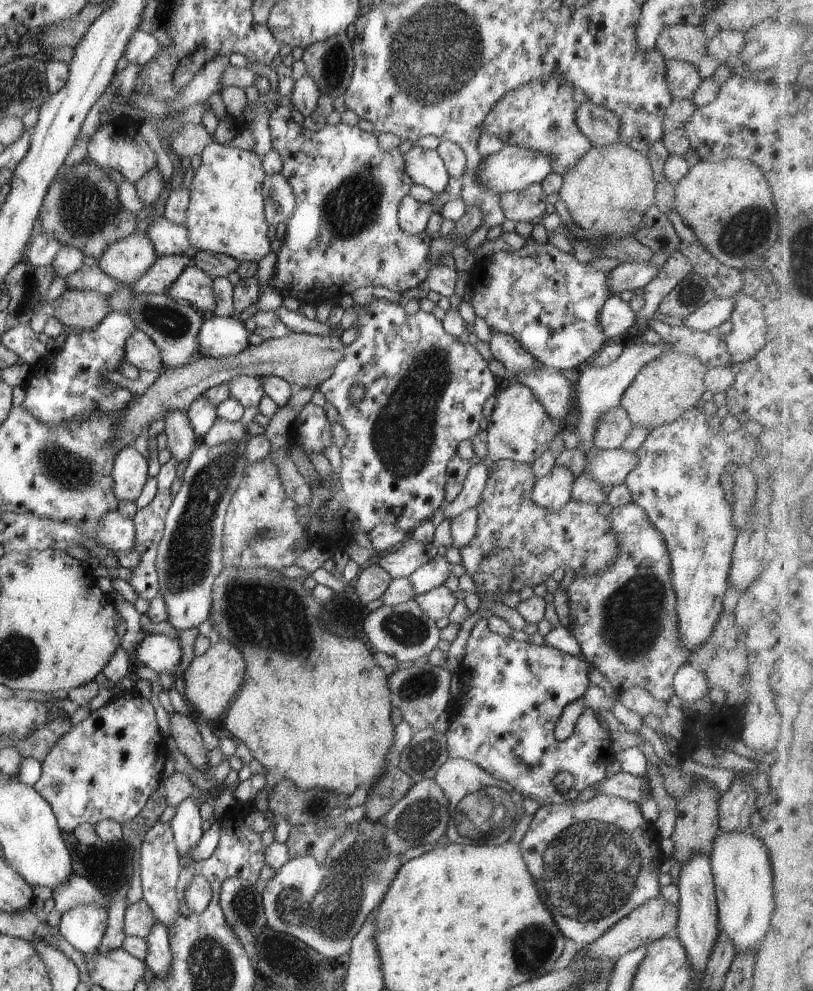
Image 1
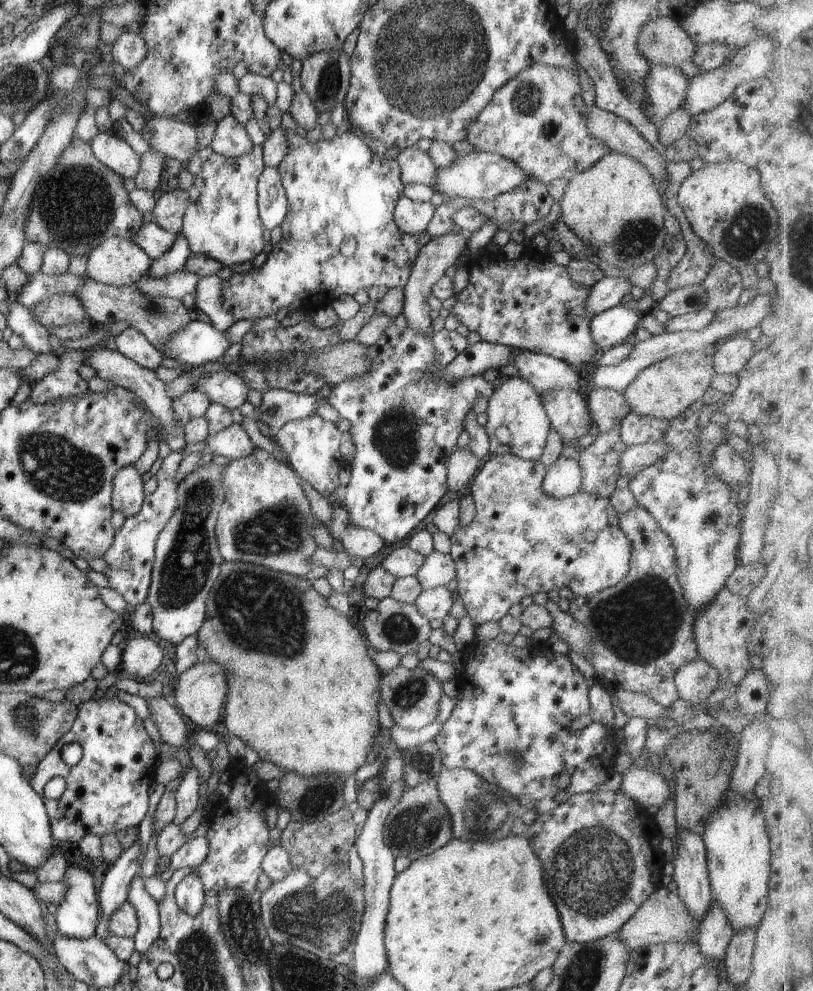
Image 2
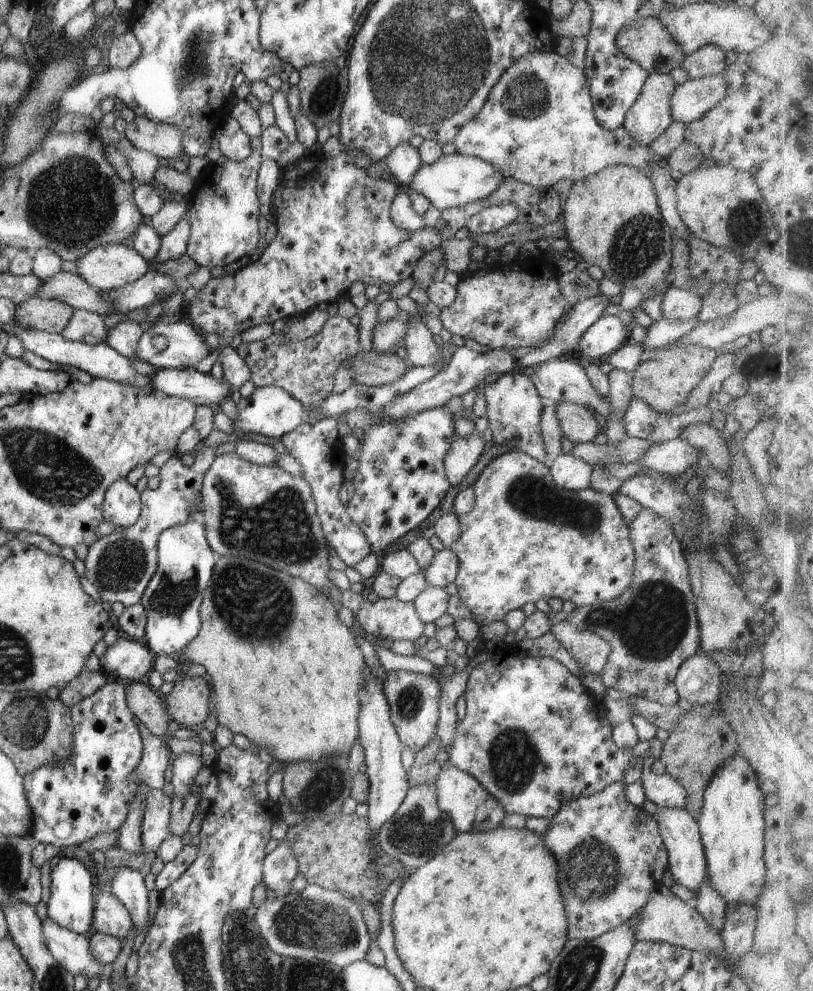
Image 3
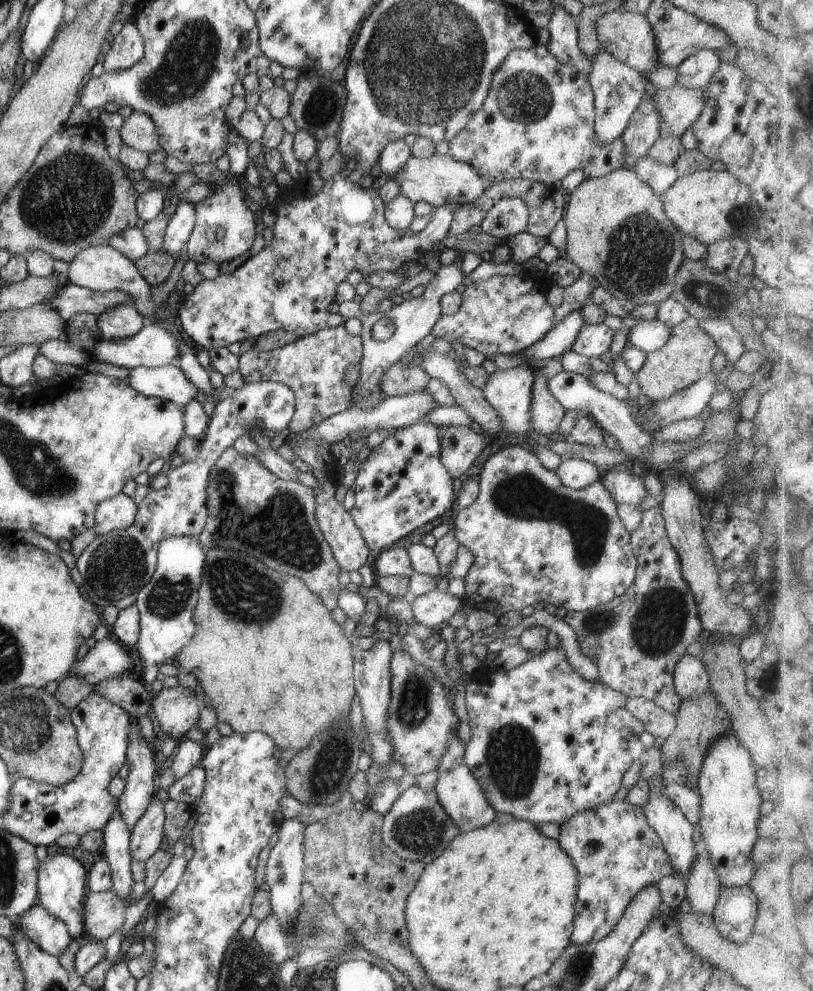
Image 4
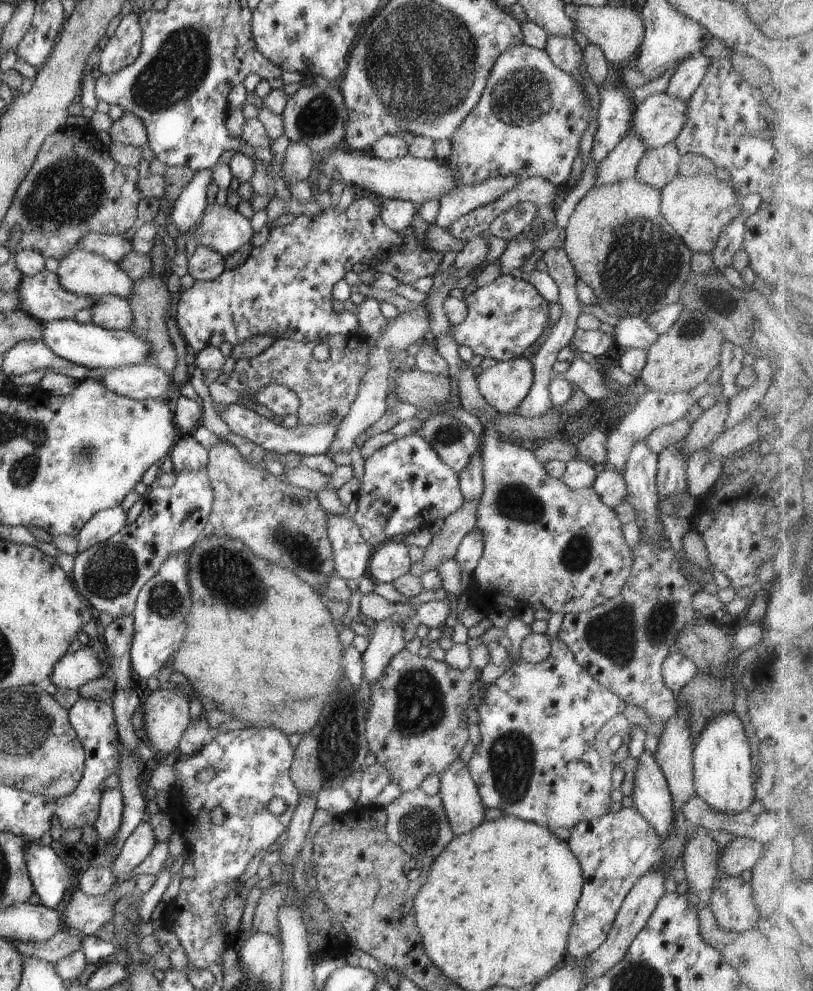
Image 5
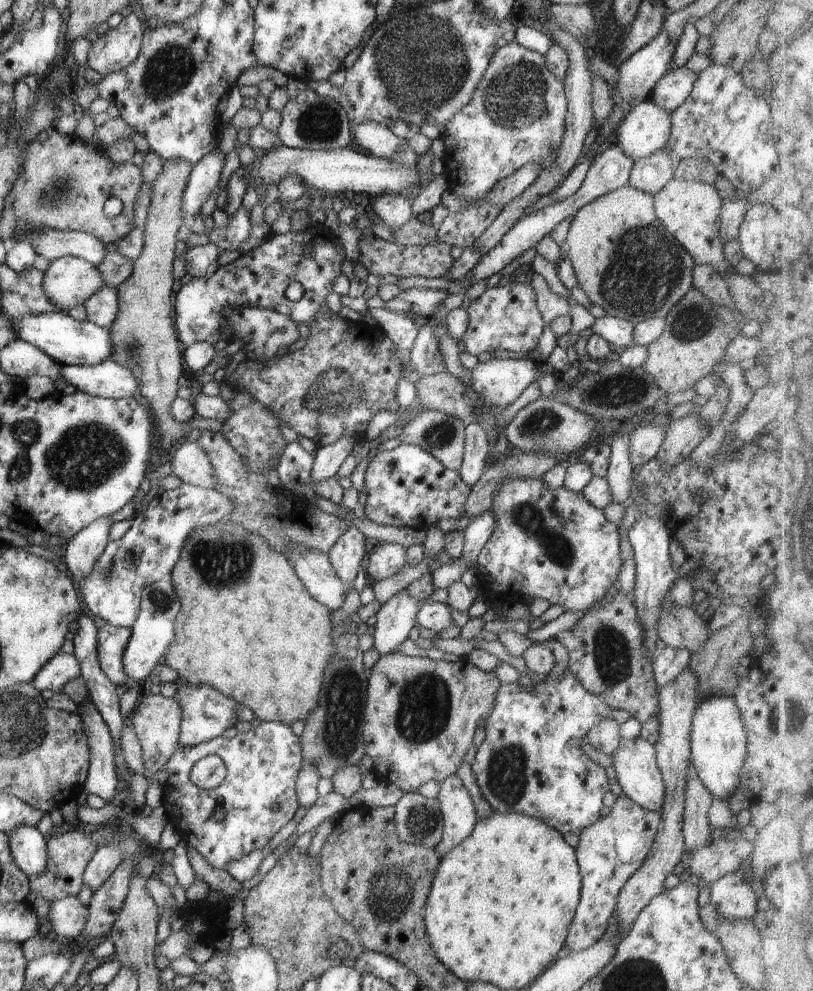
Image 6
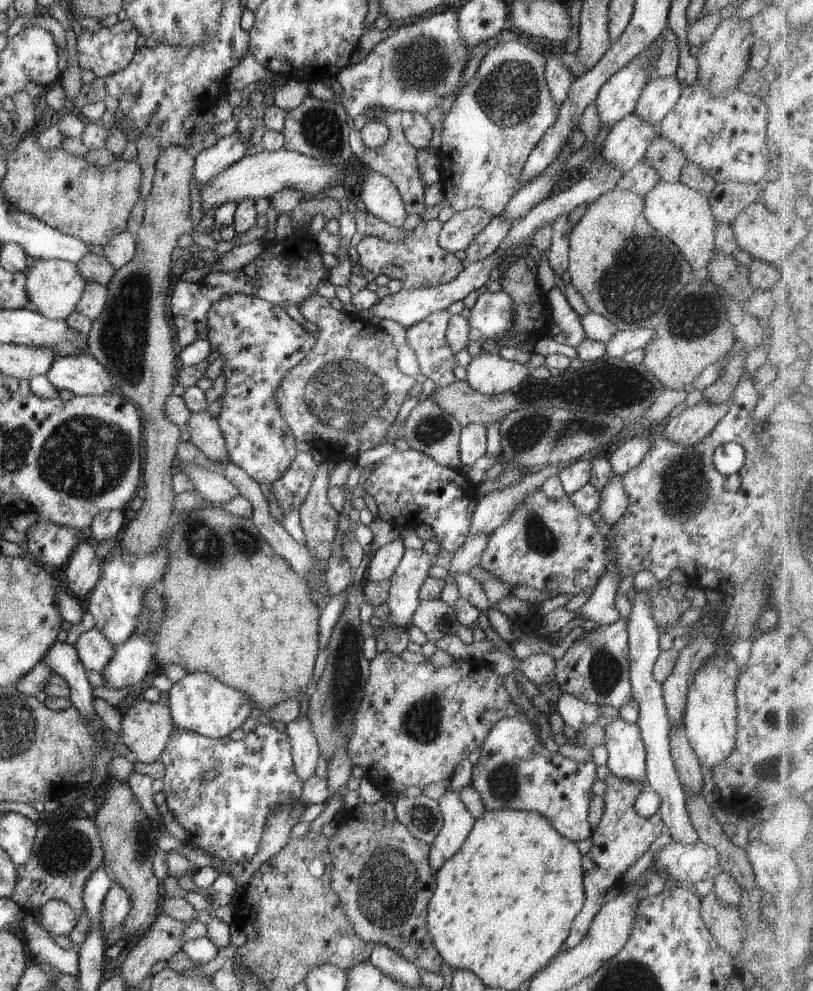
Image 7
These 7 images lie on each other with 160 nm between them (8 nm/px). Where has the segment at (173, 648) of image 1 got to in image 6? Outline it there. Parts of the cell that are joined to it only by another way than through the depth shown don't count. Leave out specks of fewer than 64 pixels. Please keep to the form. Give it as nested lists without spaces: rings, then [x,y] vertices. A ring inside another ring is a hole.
[[[56,653],[29,682],[38,692],[53,690],[58,692],[72,679],[80,676],[78,659],[72,654]]]

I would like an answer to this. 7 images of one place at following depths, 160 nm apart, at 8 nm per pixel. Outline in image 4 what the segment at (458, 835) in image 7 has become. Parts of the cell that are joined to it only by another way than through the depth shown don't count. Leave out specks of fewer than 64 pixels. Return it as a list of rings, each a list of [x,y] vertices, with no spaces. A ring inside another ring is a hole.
[[[457,735],[448,744],[448,748],[446,748],[442,760],[440,760],[440,765],[437,769],[439,776],[434,786],[434,792],[440,806],[442,806],[451,821],[456,824],[459,833],[476,830],[496,820],[496,810],[486,801],[486,796],[482,788],[480,788],[480,784],[478,784],[468,766],[464,764],[465,752],[466,743]]]

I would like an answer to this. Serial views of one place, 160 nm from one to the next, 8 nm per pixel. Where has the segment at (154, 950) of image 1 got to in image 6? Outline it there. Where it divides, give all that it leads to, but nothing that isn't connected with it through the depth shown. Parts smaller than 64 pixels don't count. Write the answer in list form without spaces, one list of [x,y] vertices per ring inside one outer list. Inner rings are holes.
[[[90,698],[77,706],[89,746],[89,769],[83,788],[87,794],[96,794],[111,803],[119,786],[115,763],[116,747],[110,729]]]

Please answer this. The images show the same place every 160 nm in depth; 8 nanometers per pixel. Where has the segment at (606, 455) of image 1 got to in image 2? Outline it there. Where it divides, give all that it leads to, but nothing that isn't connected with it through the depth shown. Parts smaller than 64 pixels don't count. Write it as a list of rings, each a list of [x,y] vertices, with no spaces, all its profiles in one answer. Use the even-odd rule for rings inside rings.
[[[664,441],[629,445],[621,454],[619,460],[619,474],[630,474],[632,477],[642,472],[646,467],[659,463],[667,453],[667,444]]]

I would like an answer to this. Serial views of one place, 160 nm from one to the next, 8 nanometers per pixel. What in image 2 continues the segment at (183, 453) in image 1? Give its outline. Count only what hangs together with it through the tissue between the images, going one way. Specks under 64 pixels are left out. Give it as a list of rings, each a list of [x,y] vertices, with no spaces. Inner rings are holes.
[[[112,345],[95,346],[93,349],[88,348],[83,364],[94,368],[95,376],[100,380],[101,385],[110,382],[116,386],[131,390],[137,395],[145,408],[159,420],[162,436],[171,450],[184,451],[186,446],[184,427],[180,427],[179,421],[175,419],[175,414],[171,407],[173,398],[171,393],[168,392],[168,384],[158,379],[155,371],[144,368],[126,358],[121,352],[113,348]]]

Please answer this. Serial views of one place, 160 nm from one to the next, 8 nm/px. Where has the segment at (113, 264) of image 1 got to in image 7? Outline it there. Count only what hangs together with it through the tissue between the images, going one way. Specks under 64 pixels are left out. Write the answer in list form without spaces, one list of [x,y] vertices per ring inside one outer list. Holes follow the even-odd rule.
[[[36,259],[27,269],[25,289],[28,295],[28,309],[39,312],[53,321],[65,320],[75,311],[86,286],[85,278],[76,264],[60,259]]]

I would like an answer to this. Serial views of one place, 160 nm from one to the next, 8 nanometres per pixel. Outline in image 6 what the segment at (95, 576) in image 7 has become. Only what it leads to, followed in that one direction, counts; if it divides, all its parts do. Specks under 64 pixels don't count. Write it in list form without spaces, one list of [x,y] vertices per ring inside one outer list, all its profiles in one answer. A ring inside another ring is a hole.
[[[100,517],[85,526],[68,540],[62,550],[68,574],[76,585],[84,580],[95,567],[108,542],[111,518]]]

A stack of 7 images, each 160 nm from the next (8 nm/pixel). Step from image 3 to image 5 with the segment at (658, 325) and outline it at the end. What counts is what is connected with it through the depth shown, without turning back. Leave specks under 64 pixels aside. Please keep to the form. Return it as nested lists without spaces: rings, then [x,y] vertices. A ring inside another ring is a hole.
[[[622,317],[613,327],[613,340],[620,348],[646,351],[659,337],[654,328],[640,317]]]

